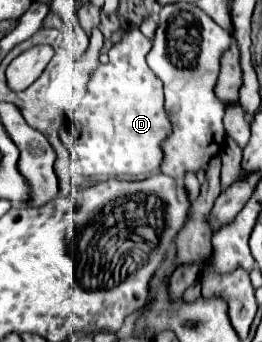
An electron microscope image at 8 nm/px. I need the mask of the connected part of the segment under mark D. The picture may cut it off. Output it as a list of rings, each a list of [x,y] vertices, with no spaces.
[[[130,28],[122,38],[110,48],[108,64],[98,64],[96,72],[90,76],[84,102],[74,112],[74,124],[80,128],[80,138],[72,146],[72,158],[76,162],[78,174],[82,176],[140,176],[152,174],[158,170],[162,160],[160,142],[170,132],[170,120],[164,112],[164,94],[160,78],[148,68],[146,54],[150,52],[152,42],[138,30]]]

